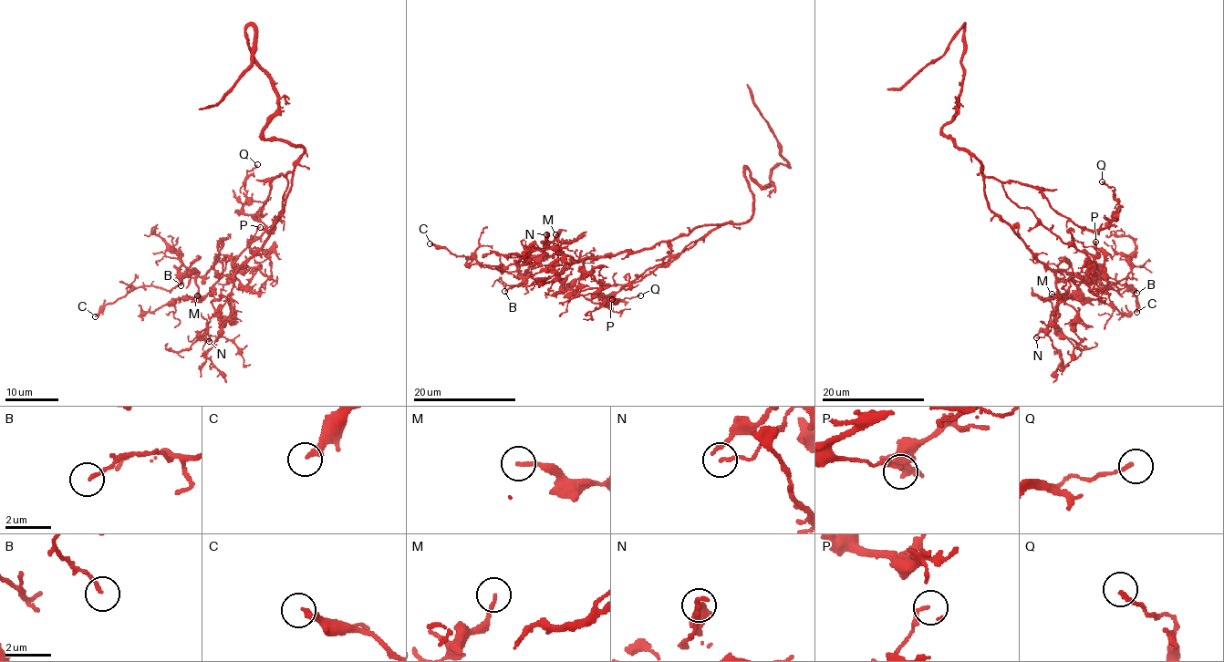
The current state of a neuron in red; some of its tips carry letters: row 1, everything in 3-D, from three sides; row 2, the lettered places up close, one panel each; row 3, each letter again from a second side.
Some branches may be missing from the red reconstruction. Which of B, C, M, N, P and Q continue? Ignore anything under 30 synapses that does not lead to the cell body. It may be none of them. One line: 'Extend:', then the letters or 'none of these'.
Extend: none of these

